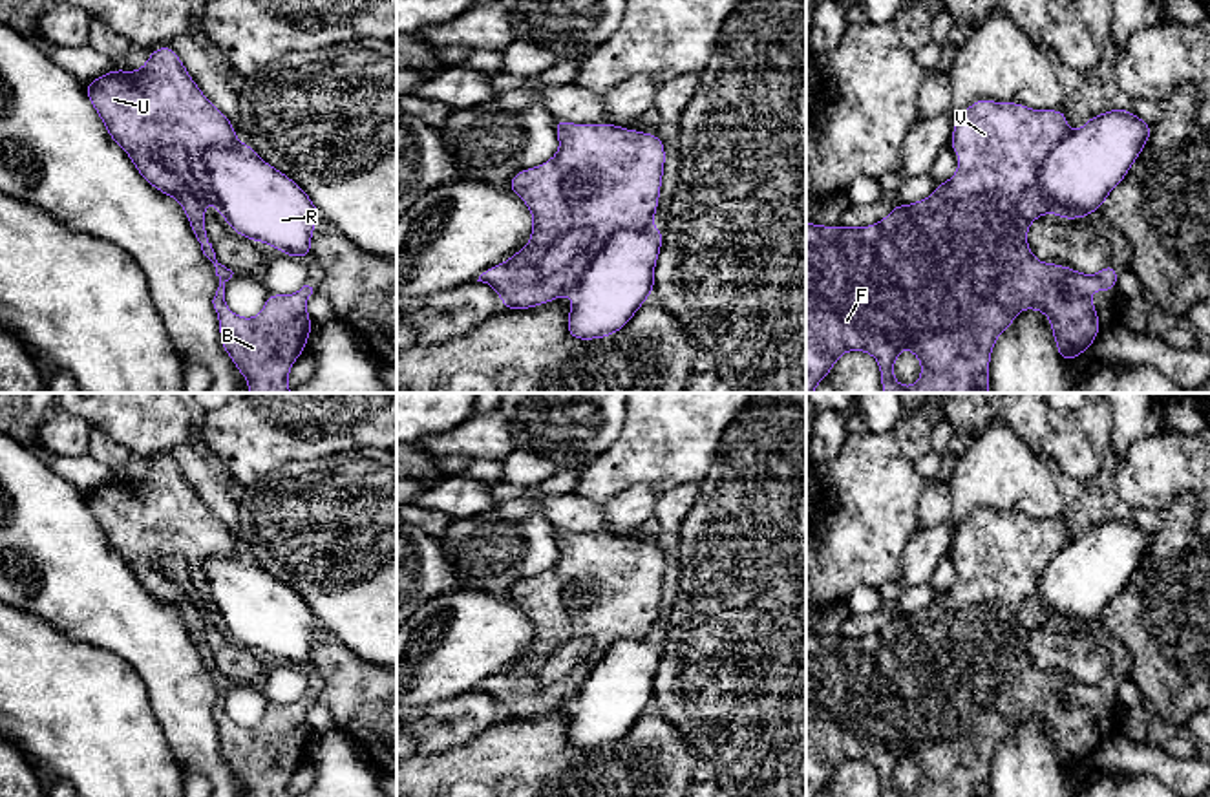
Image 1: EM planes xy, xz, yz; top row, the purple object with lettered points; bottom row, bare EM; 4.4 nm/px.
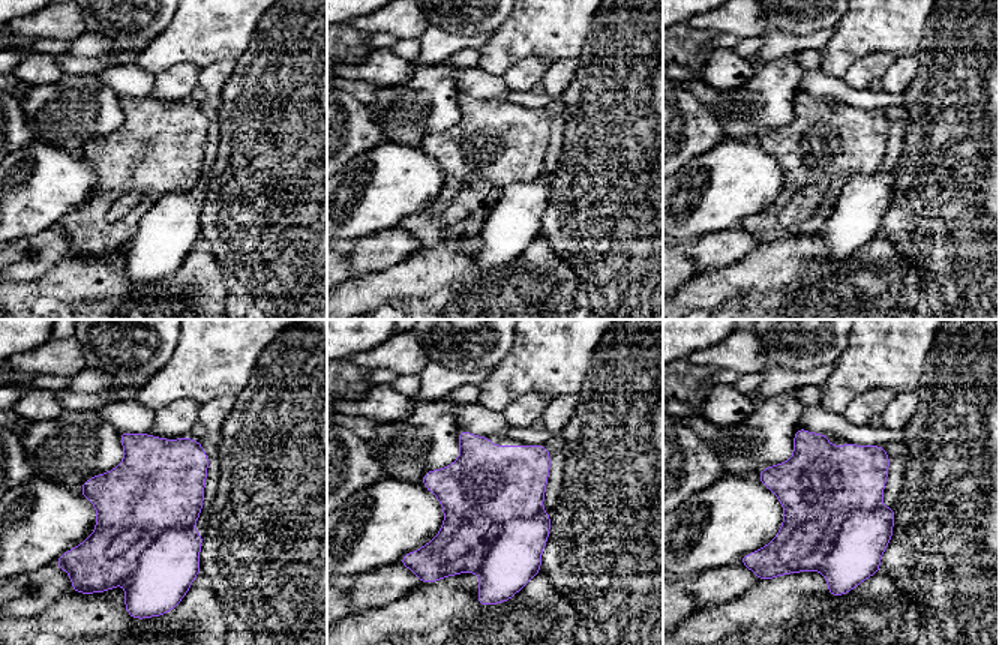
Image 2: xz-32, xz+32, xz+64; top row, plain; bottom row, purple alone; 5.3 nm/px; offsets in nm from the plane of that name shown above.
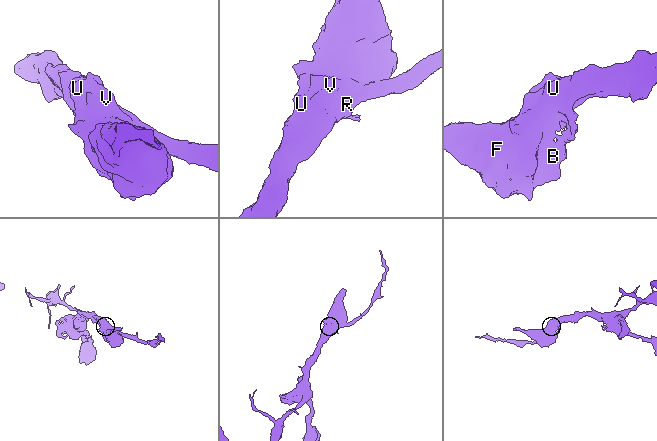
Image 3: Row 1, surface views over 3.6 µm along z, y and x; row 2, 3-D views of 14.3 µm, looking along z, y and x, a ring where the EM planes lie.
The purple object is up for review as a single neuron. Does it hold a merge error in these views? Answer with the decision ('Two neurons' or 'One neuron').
Two neurons

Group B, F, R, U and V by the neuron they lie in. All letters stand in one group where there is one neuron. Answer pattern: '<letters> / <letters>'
B F U V / R

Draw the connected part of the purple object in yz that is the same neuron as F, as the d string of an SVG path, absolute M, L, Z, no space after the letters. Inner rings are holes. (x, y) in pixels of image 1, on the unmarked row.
M980 508L956 525L950 558L960 563L958 579L952 589L938 592L930 607L899 612L868 636L806 632L806 797L817 797L848 760L865 760L877 770L881 797L989 797L992 755L1024 718L1036 718L1051 729L1062 771L1091 759L1100 733L1089 702L1117 700L1119 680L1109 671L1097 684L1082 684L1038 671L1027 654L1029 634L1049 622L1038 578L1067 541L1066 517L1031 519L1020 512ZM901 759L910 759L921 771L914 795L899 795L894 786Z

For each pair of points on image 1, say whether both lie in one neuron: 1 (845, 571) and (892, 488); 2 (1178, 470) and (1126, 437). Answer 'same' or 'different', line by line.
1: same
2: different

